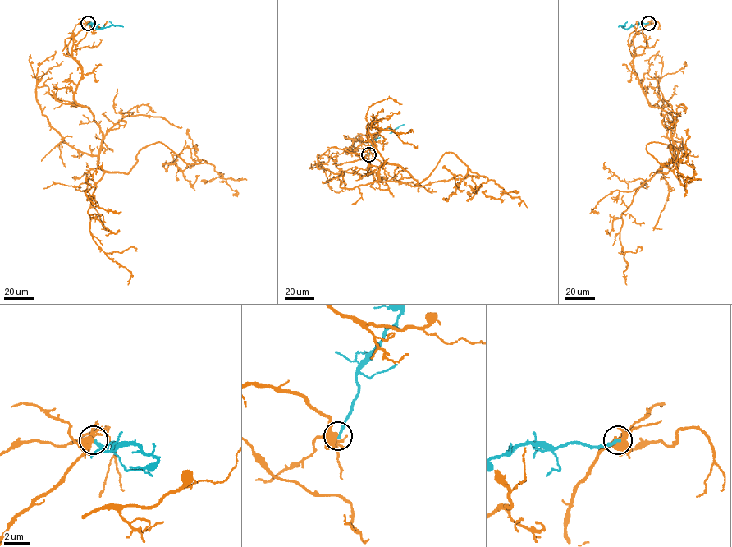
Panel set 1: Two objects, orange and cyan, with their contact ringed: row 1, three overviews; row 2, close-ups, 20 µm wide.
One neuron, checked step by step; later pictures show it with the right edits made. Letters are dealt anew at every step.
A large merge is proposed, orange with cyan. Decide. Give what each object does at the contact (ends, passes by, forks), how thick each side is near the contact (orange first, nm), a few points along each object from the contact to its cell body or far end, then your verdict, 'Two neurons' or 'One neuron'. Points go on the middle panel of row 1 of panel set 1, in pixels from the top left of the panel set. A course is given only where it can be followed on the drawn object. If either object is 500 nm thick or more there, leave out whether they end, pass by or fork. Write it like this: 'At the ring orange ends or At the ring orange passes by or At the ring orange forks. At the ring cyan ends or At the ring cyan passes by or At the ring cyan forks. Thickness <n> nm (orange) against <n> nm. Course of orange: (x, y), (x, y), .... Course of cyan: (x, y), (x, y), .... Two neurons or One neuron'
At the ring orange forks. At the ring cyan ends. Thickness 440 nm (orange) against 240 nm. Course of orange: (368, 154), (348, 153), (354, 140), (377, 181), (386, 163), (418, 184), (453, 153), (527, 207). Course of cyan: (368, 154), (377, 133), (387, 128), (394, 130), (404, 124). Two neurons

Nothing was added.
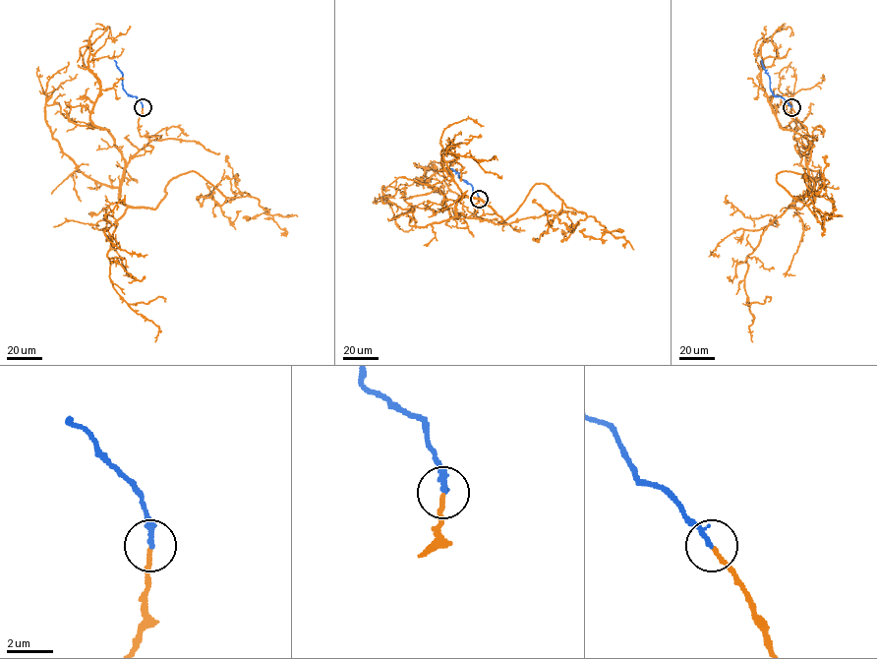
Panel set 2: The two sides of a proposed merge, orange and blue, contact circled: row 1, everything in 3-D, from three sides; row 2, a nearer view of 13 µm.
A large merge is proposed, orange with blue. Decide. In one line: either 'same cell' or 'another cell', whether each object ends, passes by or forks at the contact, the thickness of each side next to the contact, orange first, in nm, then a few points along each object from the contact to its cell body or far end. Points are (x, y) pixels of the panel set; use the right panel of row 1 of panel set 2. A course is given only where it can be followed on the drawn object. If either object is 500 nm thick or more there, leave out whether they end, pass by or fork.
same cell; orange ends there; blue ends there; 180 nm thick on the orange side, 240 nm on the other; orange runs (791, 107), (813, 141), (807, 191), (789, 207), (800, 209), (813, 191), (792, 171), (777, 181), (842, 216); blue runs (791, 107), (772, 91), (770, 78), (761, 60)

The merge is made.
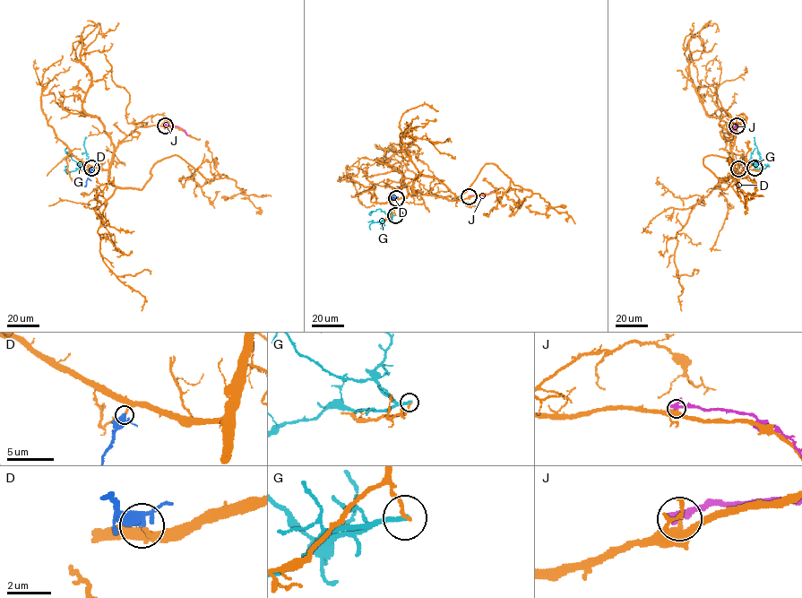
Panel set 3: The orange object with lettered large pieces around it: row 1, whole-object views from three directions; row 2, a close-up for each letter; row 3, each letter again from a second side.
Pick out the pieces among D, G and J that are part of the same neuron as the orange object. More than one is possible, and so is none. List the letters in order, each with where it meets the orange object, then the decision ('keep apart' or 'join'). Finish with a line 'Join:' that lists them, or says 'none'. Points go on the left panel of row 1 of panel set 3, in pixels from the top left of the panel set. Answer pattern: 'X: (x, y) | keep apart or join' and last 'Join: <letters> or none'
D: (91, 168) | join
G: (91, 168) | keep apart
J: (165, 125) | keep apart
Join: D

